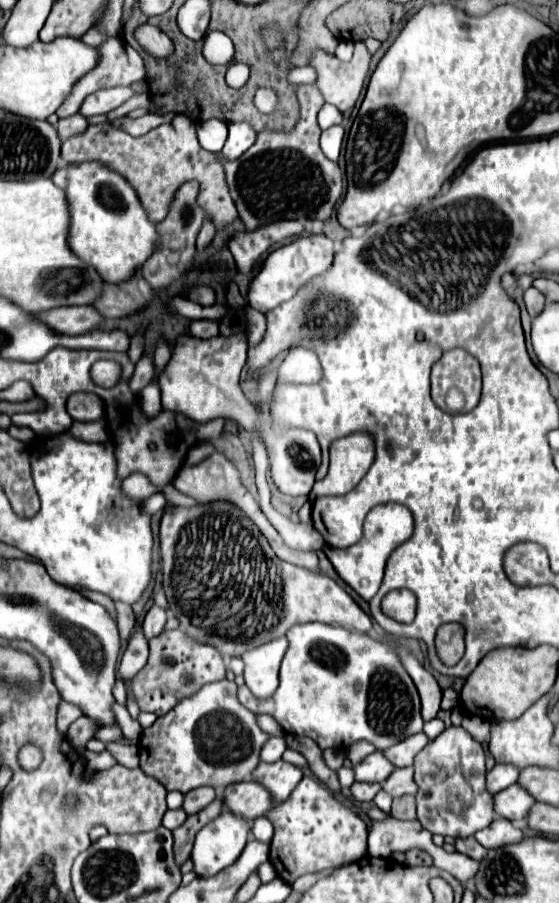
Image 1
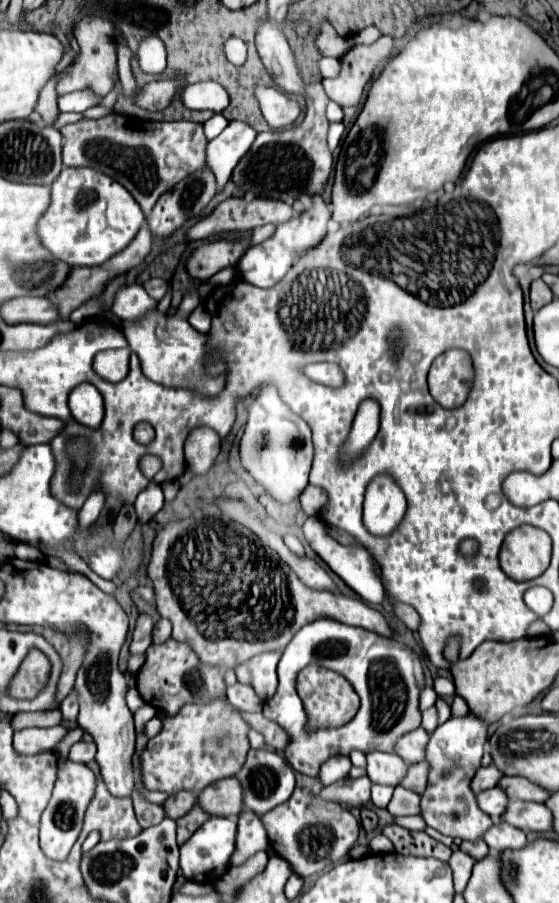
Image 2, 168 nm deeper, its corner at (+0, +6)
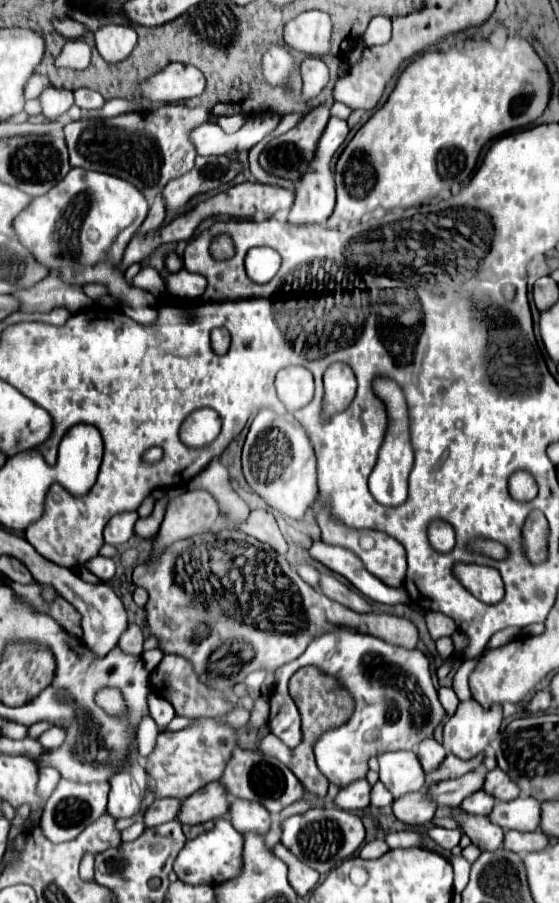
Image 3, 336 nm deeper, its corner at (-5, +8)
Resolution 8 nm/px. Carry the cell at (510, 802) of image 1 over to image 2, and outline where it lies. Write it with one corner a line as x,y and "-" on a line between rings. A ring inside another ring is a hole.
500,787
486,789
484,793
478,793
476,801
478,801
480,809
484,813
488,813
492,819
498,819
504,813
506,805
508,805
508,797
506,797
506,793

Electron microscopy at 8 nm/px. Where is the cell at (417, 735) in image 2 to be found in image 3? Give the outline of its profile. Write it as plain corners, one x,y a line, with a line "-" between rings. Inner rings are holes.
433,737
429,739
423,739
417,749
415,749
417,757
419,757
419,763
423,767
423,771
435,771
437,765
441,763
441,759
445,759
447,751
441,747
441,743
437,743

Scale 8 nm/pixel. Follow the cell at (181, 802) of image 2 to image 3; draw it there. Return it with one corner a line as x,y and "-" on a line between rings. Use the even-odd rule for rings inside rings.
175,797
157,799
145,813
145,825
155,827
155,825
161,825
161,823
173,821
173,819
177,819
179,809
181,809
181,801
175,799

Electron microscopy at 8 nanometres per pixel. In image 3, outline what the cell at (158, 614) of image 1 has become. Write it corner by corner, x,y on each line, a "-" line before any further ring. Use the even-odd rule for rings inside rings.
129,625
127,631
121,635
119,639
119,647
125,651
125,653
133,653
133,655
141,655
143,653
143,631
139,625

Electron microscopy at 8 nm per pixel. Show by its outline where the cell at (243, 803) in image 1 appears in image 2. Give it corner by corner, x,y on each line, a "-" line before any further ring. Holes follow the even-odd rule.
236,777
220,779
208,785
200,795
196,805
208,811
212,817
234,817
242,811
242,787

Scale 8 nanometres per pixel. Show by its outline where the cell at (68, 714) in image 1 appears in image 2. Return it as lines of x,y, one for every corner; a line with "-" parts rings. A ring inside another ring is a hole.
60,709
47,712
22,712
14,715
11,724
14,731
28,727
49,728
60,725
62,714

